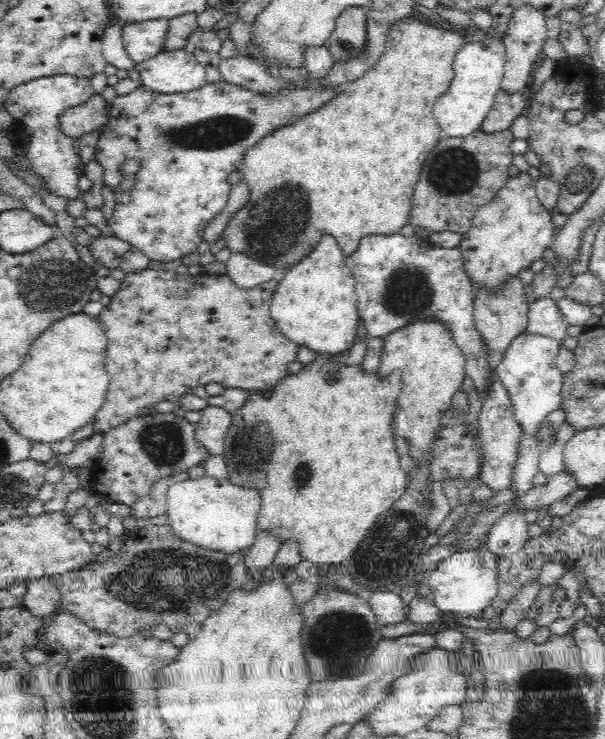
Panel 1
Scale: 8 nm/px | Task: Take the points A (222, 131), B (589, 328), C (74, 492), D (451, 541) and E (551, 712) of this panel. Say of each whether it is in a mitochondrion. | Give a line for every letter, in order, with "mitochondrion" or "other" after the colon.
A: mitochondrion
B: other
C: other
D: other
E: mitochondrion

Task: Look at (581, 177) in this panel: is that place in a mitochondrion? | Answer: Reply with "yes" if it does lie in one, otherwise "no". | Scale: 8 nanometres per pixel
yes

